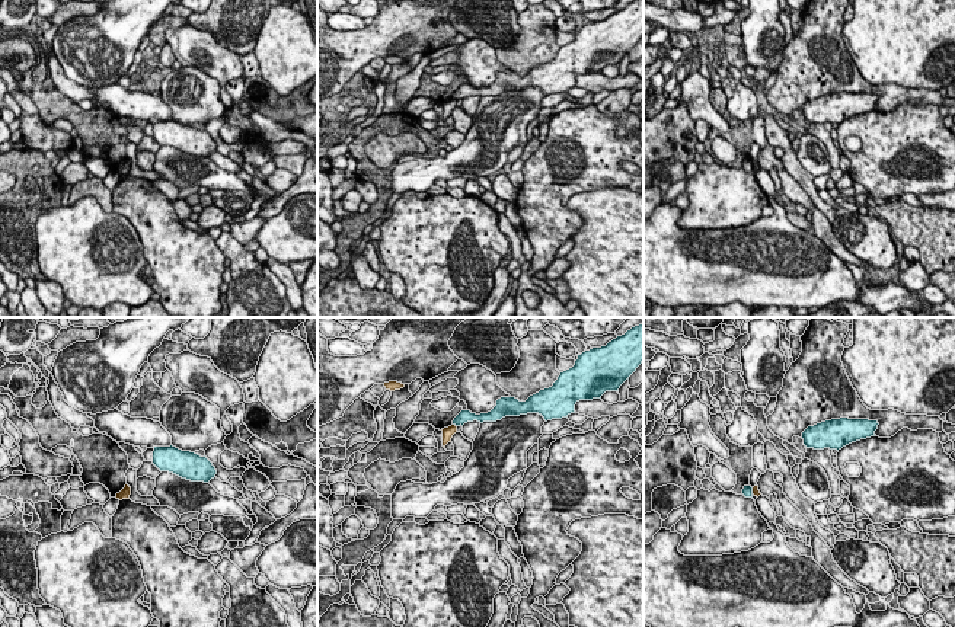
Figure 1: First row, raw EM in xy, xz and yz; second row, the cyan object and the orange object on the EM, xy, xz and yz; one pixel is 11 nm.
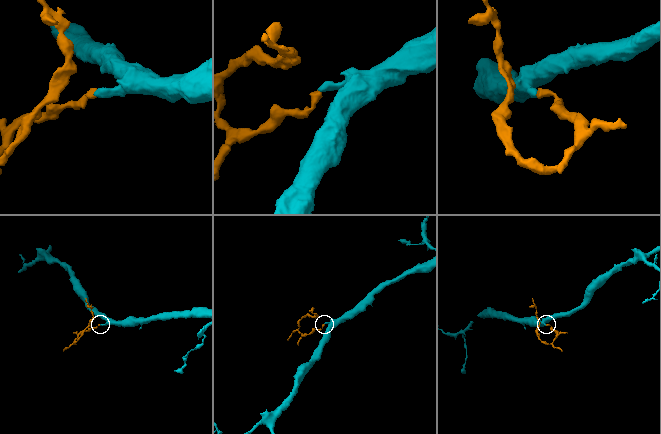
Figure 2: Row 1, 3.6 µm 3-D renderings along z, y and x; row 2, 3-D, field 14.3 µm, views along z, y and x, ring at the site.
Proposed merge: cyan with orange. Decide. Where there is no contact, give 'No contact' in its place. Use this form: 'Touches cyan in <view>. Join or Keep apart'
Touches cyan in xz. Keep apart

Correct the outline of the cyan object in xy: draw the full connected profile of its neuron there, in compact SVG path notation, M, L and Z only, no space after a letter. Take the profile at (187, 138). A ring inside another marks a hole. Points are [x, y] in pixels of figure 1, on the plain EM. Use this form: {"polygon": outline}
{"polygon": "M173 119L154 121L153 138L160 145L169 145L191 156L208 157L217 148L215 141L205 129L182 125Z"}

